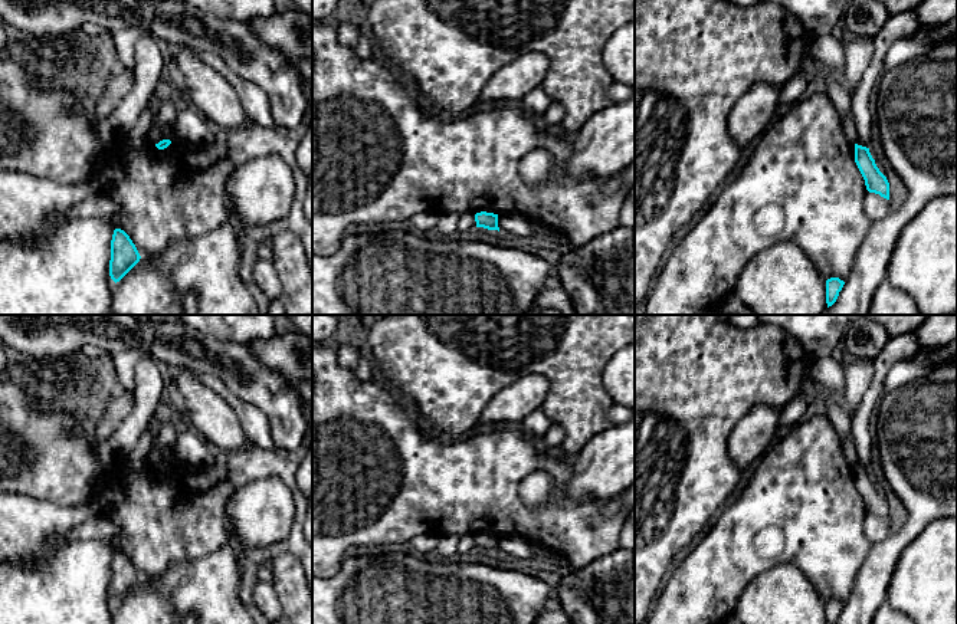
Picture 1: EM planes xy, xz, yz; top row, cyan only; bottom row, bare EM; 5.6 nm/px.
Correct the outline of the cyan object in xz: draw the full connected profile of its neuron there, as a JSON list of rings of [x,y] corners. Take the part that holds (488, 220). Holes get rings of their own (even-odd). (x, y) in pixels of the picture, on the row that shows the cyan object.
[[[481,211],[475,214],[476,227],[484,227],[488,230],[498,230],[498,214]]]

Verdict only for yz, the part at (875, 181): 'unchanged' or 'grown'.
unchanged

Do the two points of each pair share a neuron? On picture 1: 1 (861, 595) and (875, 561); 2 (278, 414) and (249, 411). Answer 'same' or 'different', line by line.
1: same
2: different

